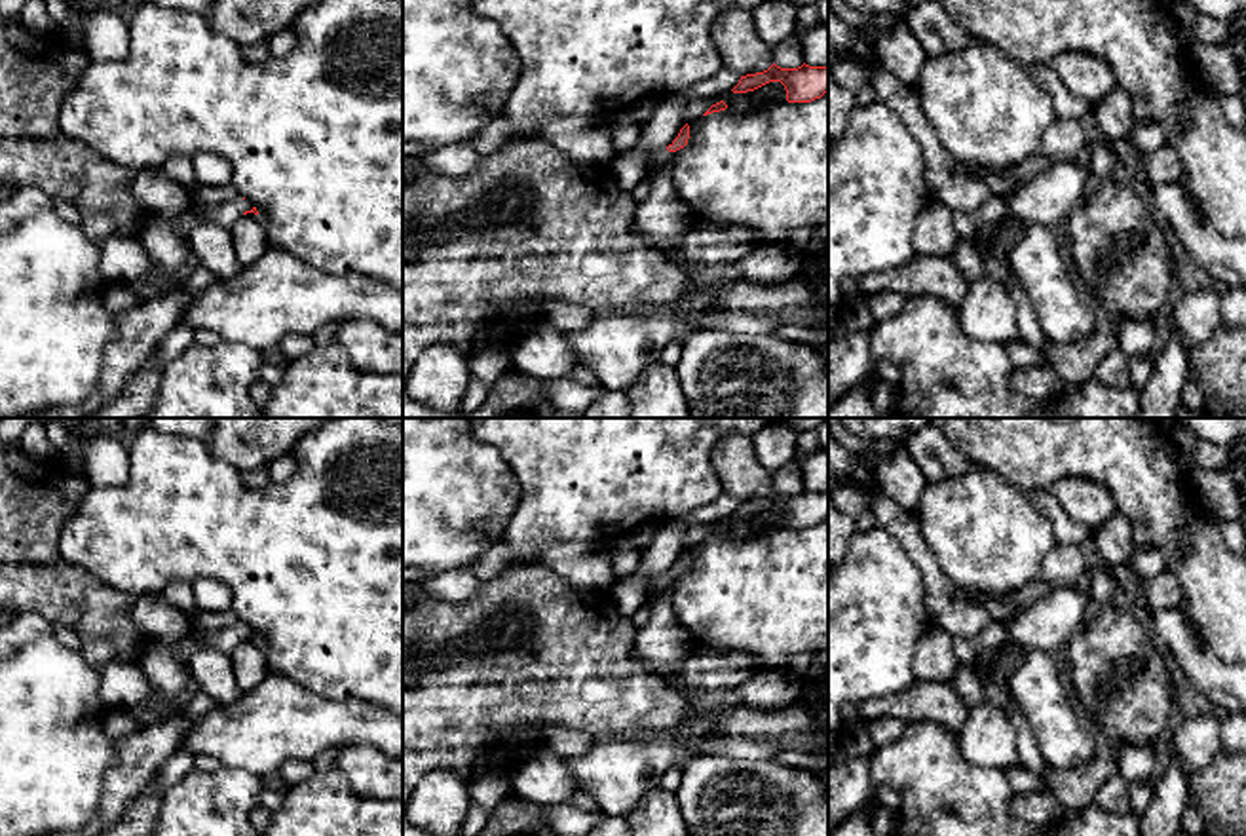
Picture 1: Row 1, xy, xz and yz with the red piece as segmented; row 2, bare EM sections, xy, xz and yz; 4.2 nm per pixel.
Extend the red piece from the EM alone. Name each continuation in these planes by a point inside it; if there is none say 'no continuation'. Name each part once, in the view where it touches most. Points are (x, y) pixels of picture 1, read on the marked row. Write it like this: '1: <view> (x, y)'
1: xy (226, 213)

